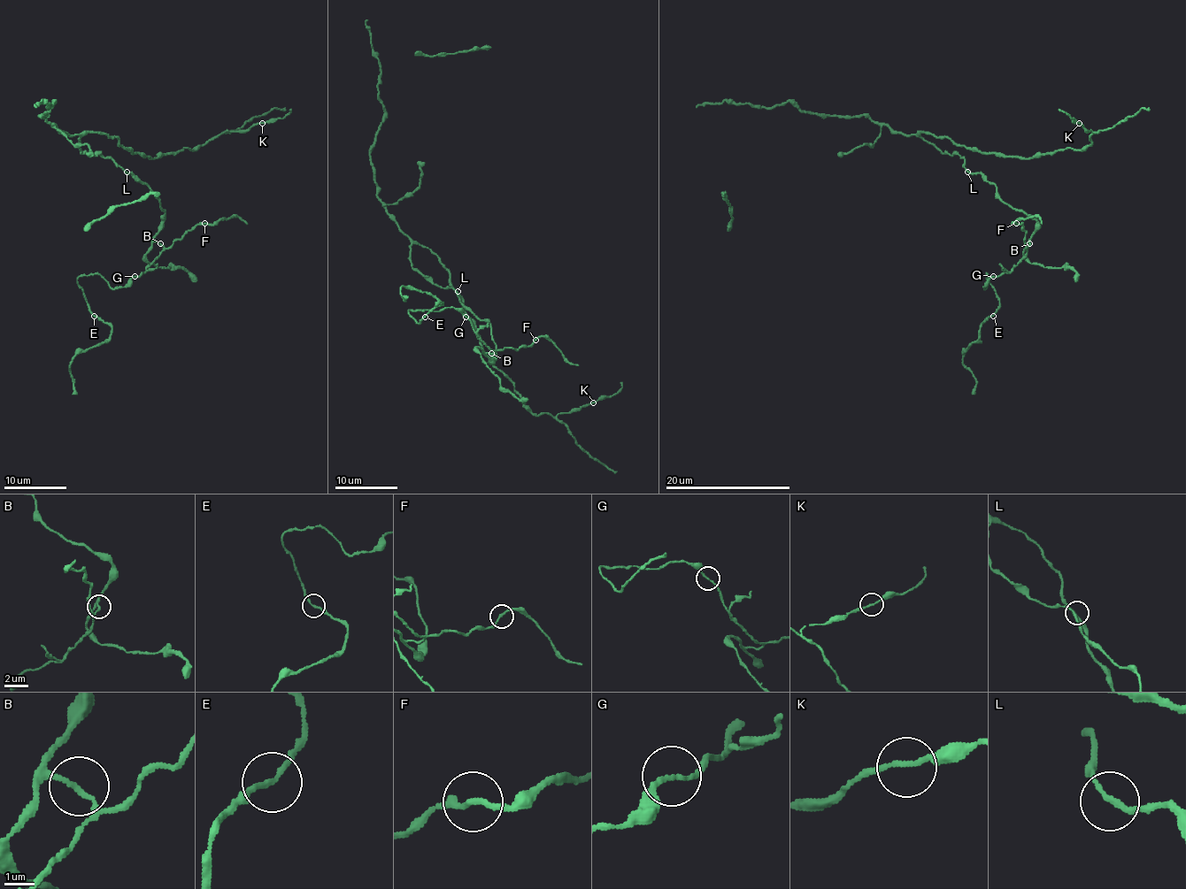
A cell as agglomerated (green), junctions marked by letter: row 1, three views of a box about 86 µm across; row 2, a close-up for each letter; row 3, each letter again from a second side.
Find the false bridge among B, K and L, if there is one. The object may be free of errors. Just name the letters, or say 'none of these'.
B

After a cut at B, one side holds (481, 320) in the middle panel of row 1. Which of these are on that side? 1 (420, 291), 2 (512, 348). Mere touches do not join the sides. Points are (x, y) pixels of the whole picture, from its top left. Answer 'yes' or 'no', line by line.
1: no
2: no

